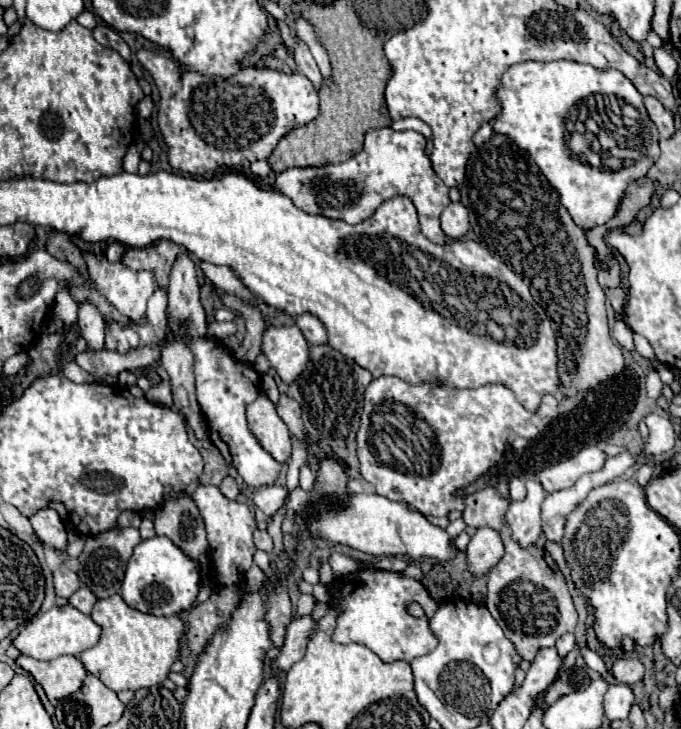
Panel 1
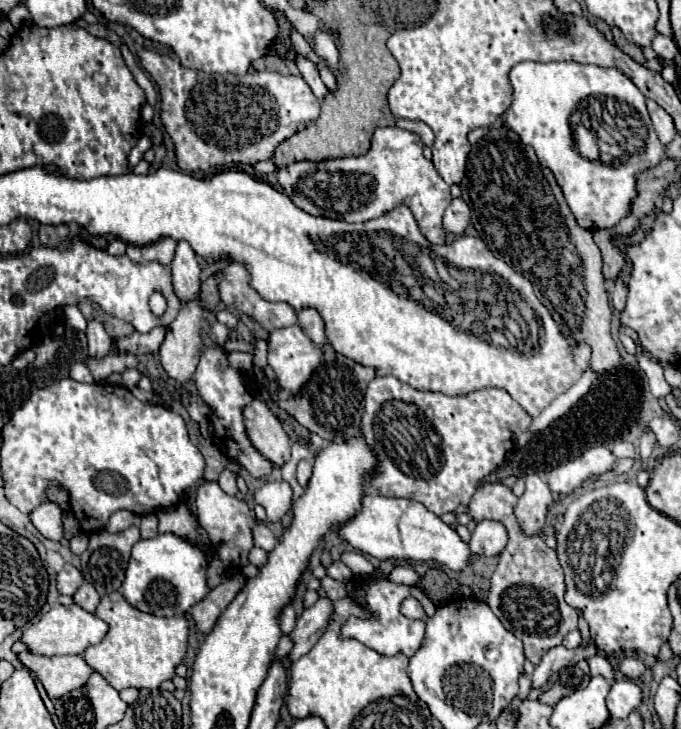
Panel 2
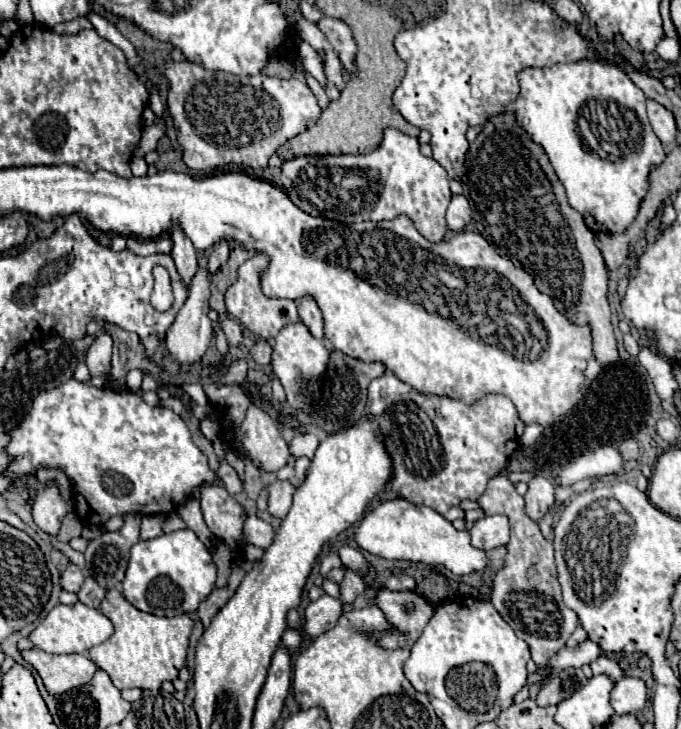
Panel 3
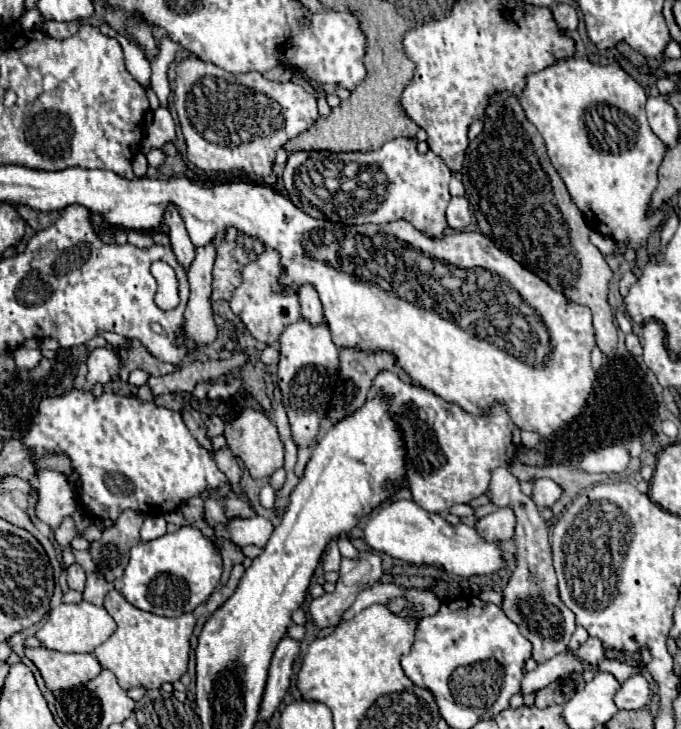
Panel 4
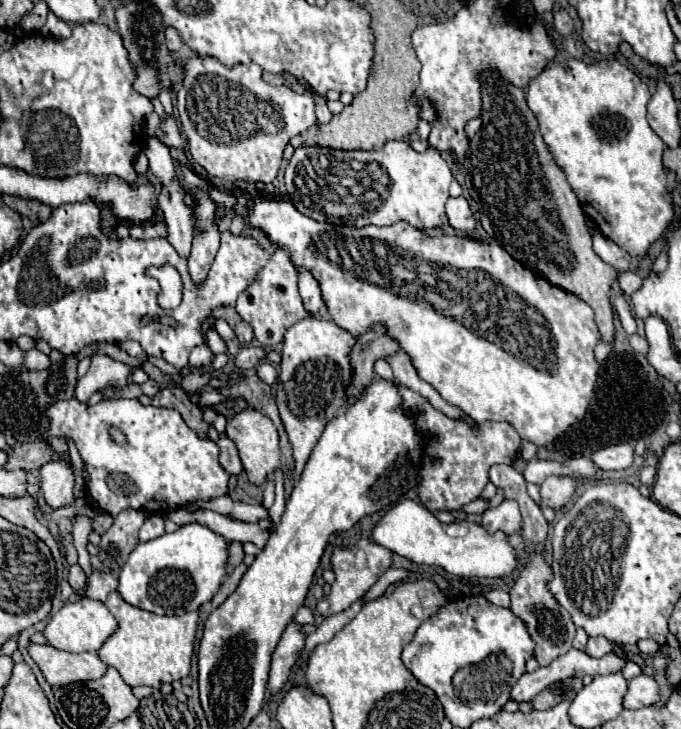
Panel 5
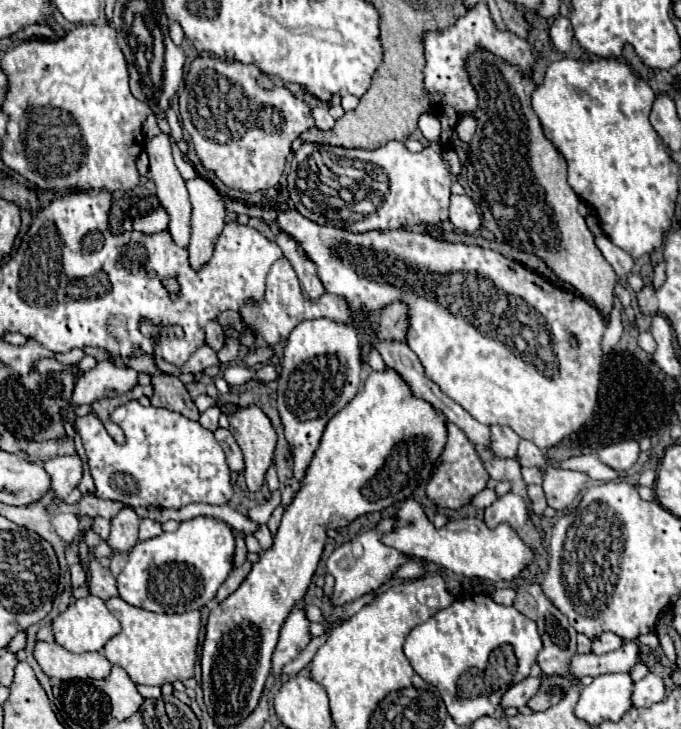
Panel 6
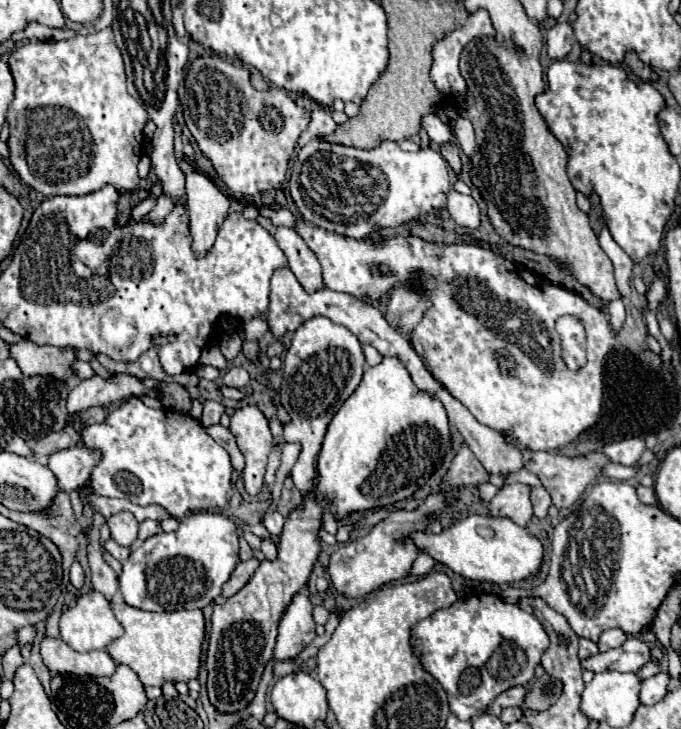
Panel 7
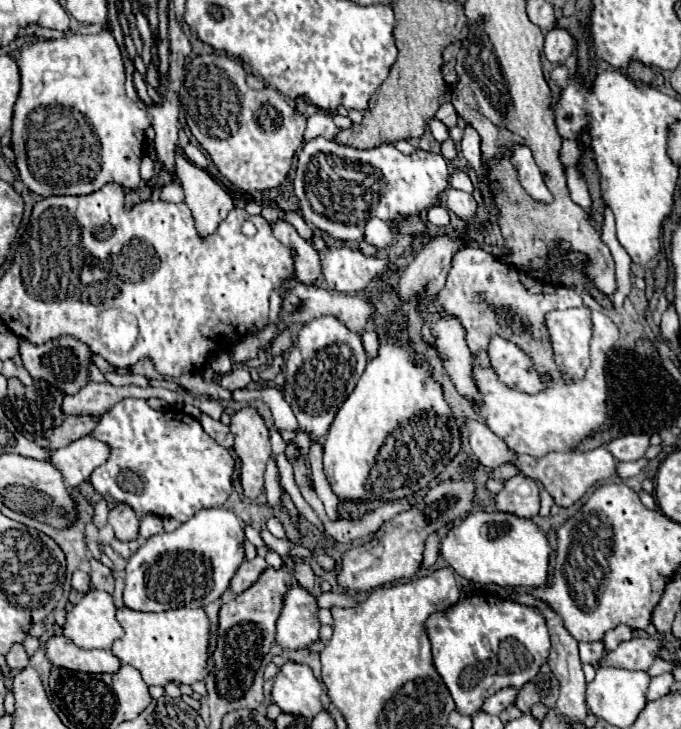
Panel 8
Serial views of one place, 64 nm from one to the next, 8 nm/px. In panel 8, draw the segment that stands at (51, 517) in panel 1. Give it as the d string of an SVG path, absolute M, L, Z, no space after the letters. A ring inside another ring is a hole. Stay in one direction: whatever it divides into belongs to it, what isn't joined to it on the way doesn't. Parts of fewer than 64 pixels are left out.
M82 436L64 448L52 452L52 464L62 472L68 486L76 488L90 478L94 468L102 466L110 456L108 444L94 436Z

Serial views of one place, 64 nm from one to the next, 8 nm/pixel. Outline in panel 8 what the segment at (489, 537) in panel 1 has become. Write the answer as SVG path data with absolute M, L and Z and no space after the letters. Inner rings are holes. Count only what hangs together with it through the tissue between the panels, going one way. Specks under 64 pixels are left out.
M514 476L504 490L496 494L496 506L502 512L512 512L520 518L534 518L540 510L540 486L528 476Z

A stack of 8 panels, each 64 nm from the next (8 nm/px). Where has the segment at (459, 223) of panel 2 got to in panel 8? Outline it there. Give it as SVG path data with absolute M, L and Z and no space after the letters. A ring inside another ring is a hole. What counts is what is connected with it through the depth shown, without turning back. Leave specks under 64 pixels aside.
M450 188L446 192L446 200L448 200L448 208L458 218L462 218L462 220L472 220L474 218L474 214L476 214L476 200L472 198L472 194Z

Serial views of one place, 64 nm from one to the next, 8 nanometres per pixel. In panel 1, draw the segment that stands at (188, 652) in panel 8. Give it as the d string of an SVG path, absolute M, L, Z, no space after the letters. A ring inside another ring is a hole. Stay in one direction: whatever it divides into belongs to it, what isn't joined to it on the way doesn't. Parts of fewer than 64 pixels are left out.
M120 594L98 600L92 610L92 620L102 626L100 642L80 654L82 664L94 676L98 676L110 690L138 690L162 684L172 664L178 660L180 638L184 634L184 622L178 616L152 616L130 608Z

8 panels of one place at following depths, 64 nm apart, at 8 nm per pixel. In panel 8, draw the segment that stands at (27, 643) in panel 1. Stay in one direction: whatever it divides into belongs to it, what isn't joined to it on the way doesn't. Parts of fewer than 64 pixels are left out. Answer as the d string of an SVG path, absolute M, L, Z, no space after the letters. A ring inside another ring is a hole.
M92 590L66 614L64 636L80 648L110 650L114 640L124 636L116 620L116 606L112 594Z

